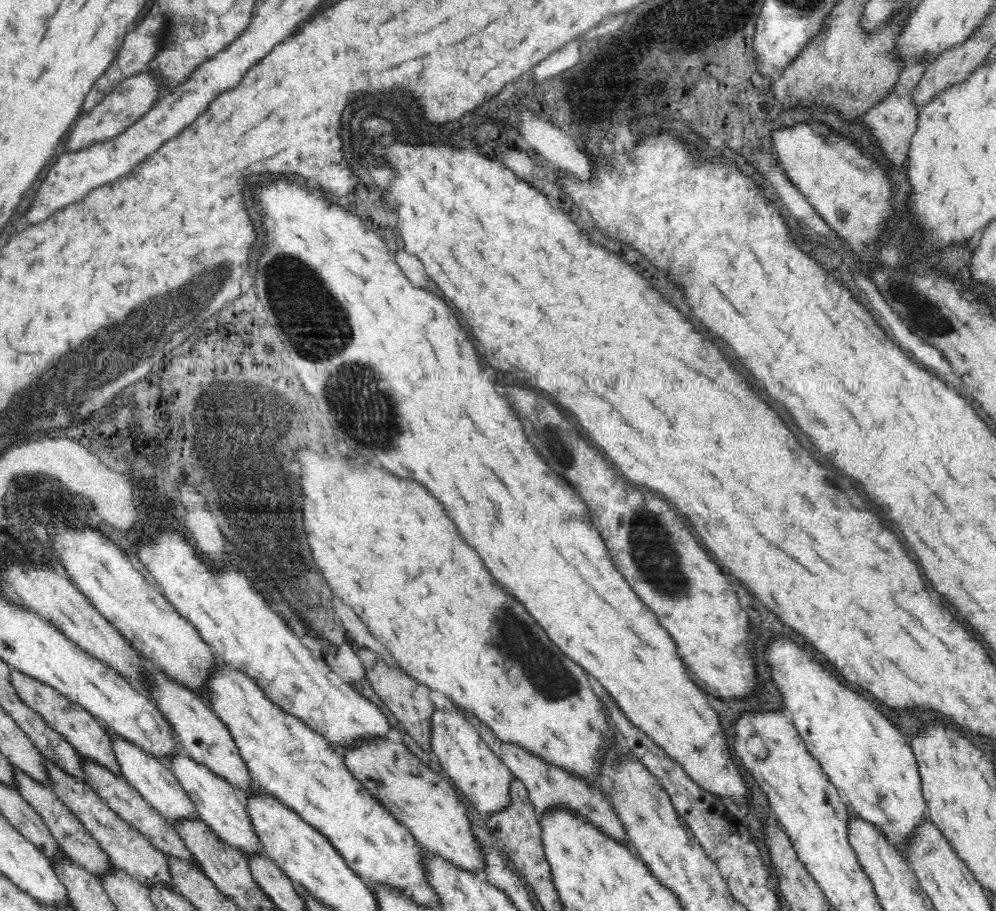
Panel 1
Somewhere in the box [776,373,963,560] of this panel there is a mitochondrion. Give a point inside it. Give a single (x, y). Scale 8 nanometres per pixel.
(835, 486)

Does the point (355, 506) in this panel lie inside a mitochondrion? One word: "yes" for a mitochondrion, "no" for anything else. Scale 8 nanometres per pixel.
no

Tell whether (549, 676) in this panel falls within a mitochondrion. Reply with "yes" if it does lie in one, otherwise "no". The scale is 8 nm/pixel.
yes

